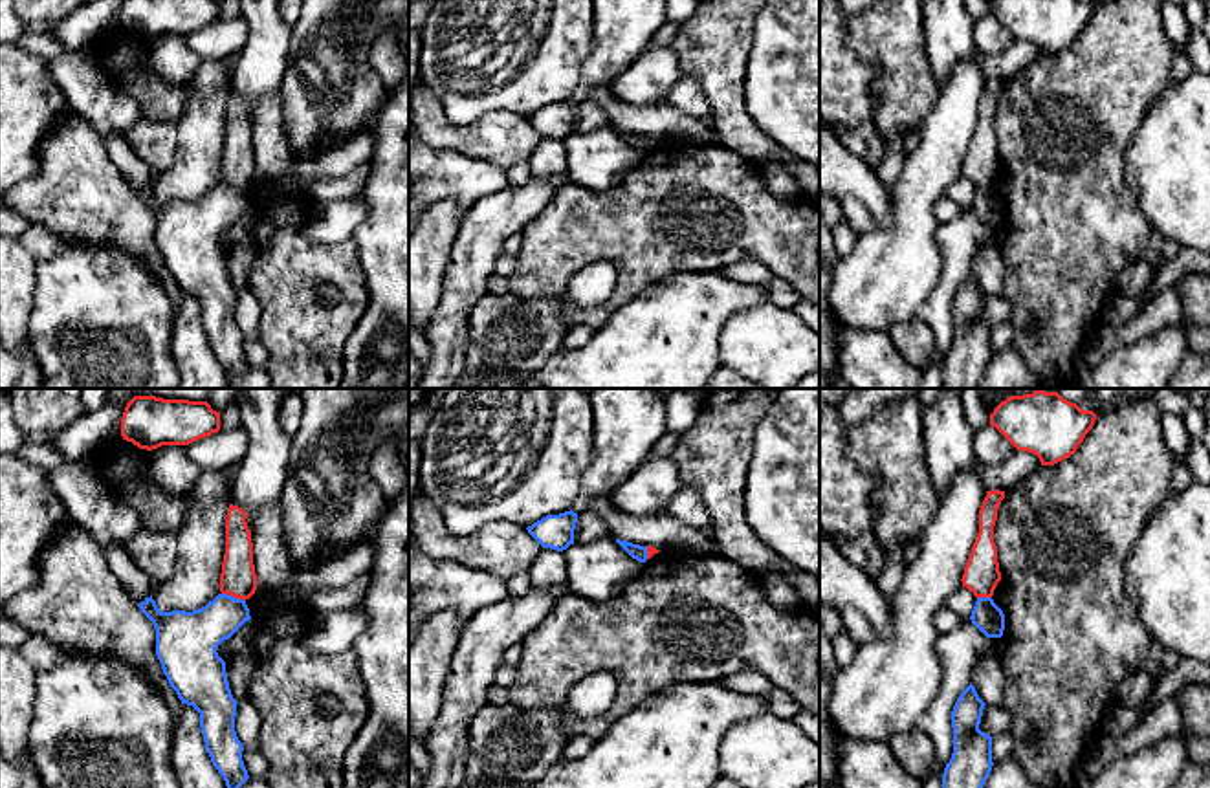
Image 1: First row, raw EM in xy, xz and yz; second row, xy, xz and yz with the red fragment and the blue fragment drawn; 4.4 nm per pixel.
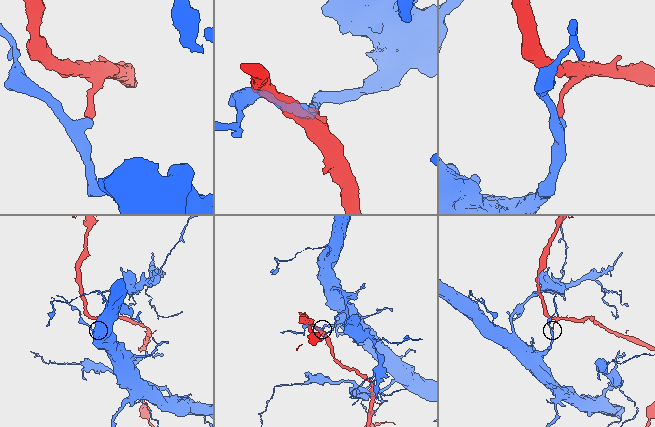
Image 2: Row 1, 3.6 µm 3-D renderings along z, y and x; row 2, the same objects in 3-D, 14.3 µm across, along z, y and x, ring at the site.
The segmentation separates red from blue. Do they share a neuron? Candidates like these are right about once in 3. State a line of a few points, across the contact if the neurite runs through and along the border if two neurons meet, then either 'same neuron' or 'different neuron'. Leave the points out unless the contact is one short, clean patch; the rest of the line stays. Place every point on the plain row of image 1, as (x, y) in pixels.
line xy (222, 182), (244, 191); different neuron

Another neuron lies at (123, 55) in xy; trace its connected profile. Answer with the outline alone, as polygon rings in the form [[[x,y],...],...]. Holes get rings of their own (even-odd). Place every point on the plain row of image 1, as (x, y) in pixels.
[[[123,29],[97,38],[95,46],[97,64],[139,103],[141,119],[178,123],[185,110],[189,88],[187,84],[170,86],[156,75],[148,64],[150,40]]]

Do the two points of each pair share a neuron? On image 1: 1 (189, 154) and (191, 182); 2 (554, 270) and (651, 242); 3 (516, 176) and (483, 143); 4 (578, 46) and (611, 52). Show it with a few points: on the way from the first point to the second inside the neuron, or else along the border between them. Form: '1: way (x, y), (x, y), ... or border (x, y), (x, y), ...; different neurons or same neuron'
1: way (191, 162), (191, 175); same neuron
2: way (578, 246), (582, 242), (627, 242); same neuron
3: border (527, 162), (517, 162), (506, 173); different neurons
4: border (594, 19), (593, 50), (574, 88); different neurons

